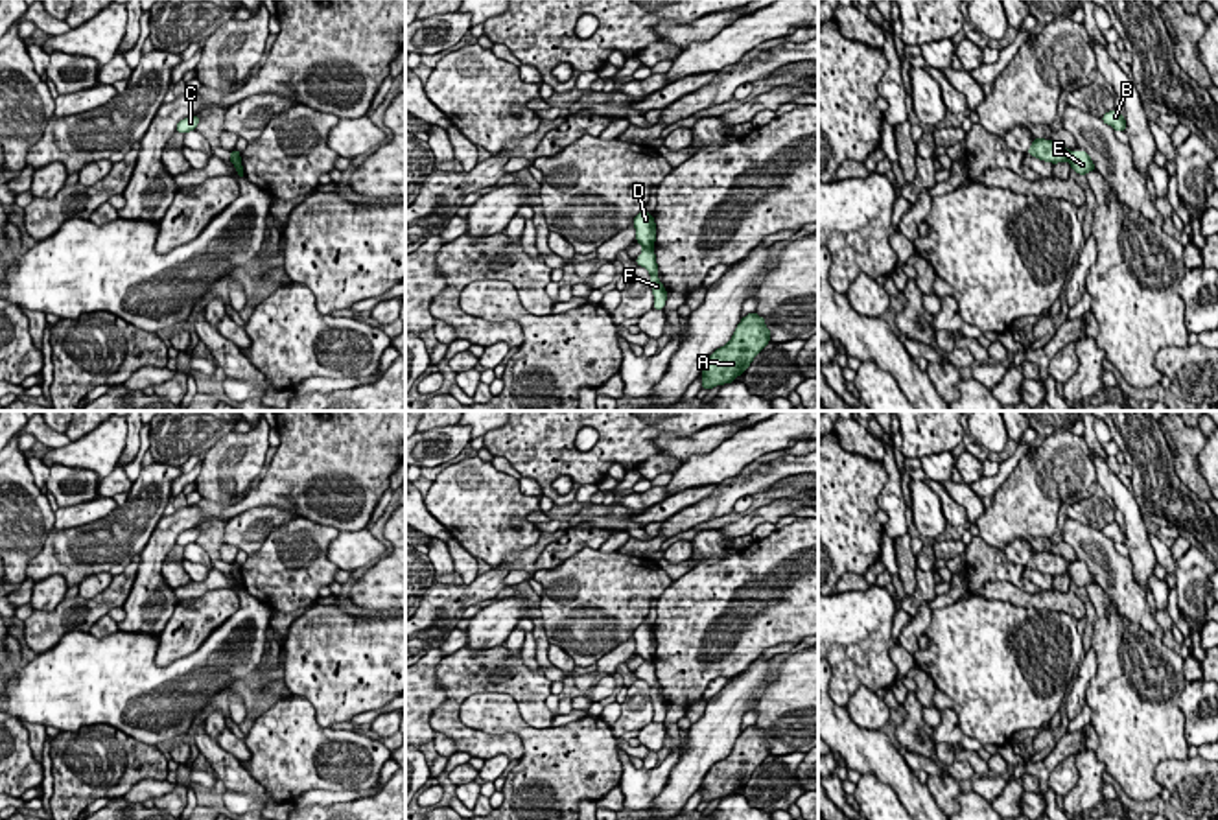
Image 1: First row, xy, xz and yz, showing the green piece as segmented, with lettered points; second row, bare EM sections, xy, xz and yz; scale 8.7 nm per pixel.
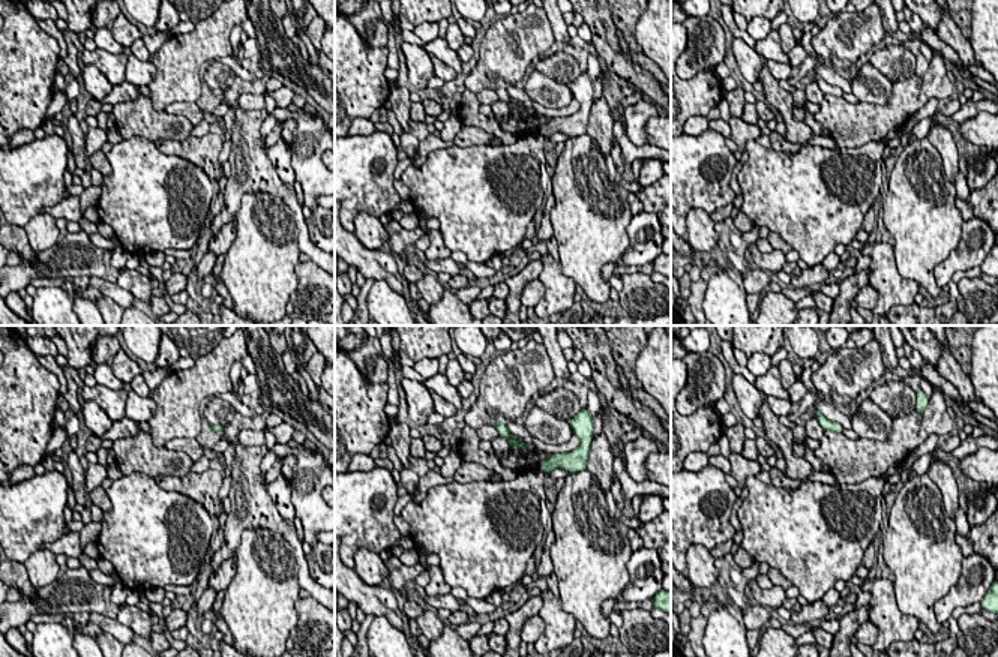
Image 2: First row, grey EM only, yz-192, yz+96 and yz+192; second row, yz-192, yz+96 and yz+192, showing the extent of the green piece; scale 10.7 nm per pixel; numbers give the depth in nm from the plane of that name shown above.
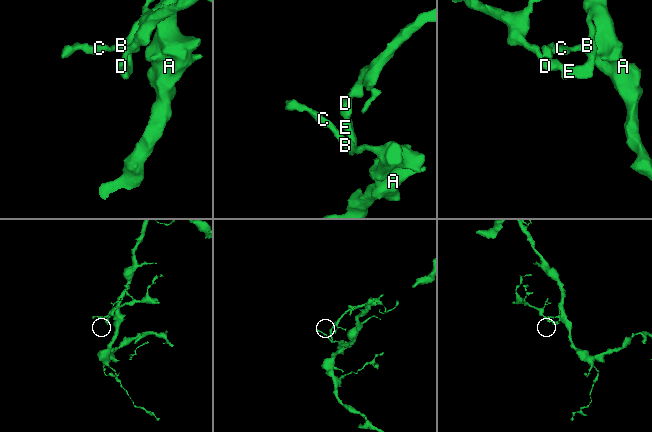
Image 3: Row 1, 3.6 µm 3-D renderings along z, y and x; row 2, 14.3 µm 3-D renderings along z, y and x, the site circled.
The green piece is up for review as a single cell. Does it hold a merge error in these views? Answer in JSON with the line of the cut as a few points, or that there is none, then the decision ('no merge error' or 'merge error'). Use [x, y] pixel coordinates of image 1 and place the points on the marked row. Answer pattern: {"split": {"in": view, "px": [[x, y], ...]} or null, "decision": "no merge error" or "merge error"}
{"split": {"in": "xz", "px": [[644, 247], [651, 249]]}, "decision": "merge error"}

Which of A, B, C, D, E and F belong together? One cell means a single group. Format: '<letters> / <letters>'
A B C E F / D

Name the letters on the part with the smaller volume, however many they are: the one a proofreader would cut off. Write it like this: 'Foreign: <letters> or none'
Foreign: D

